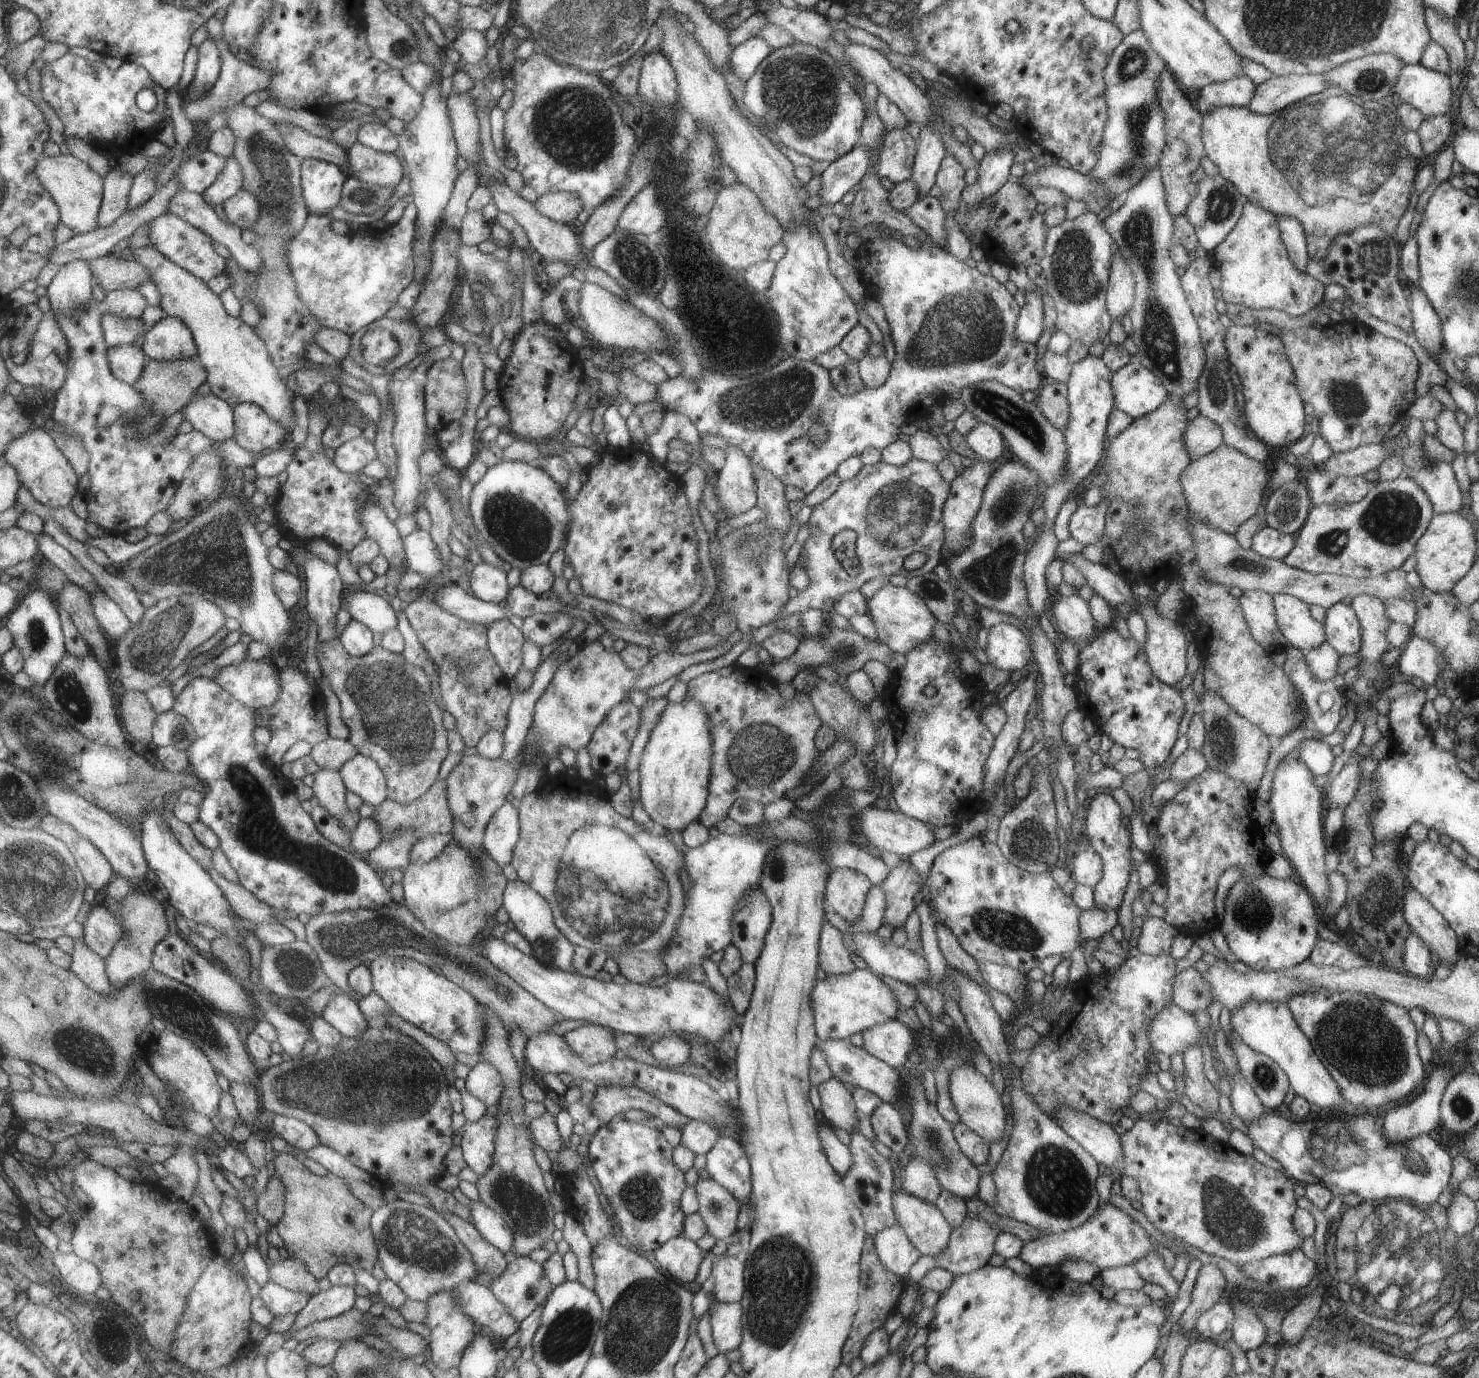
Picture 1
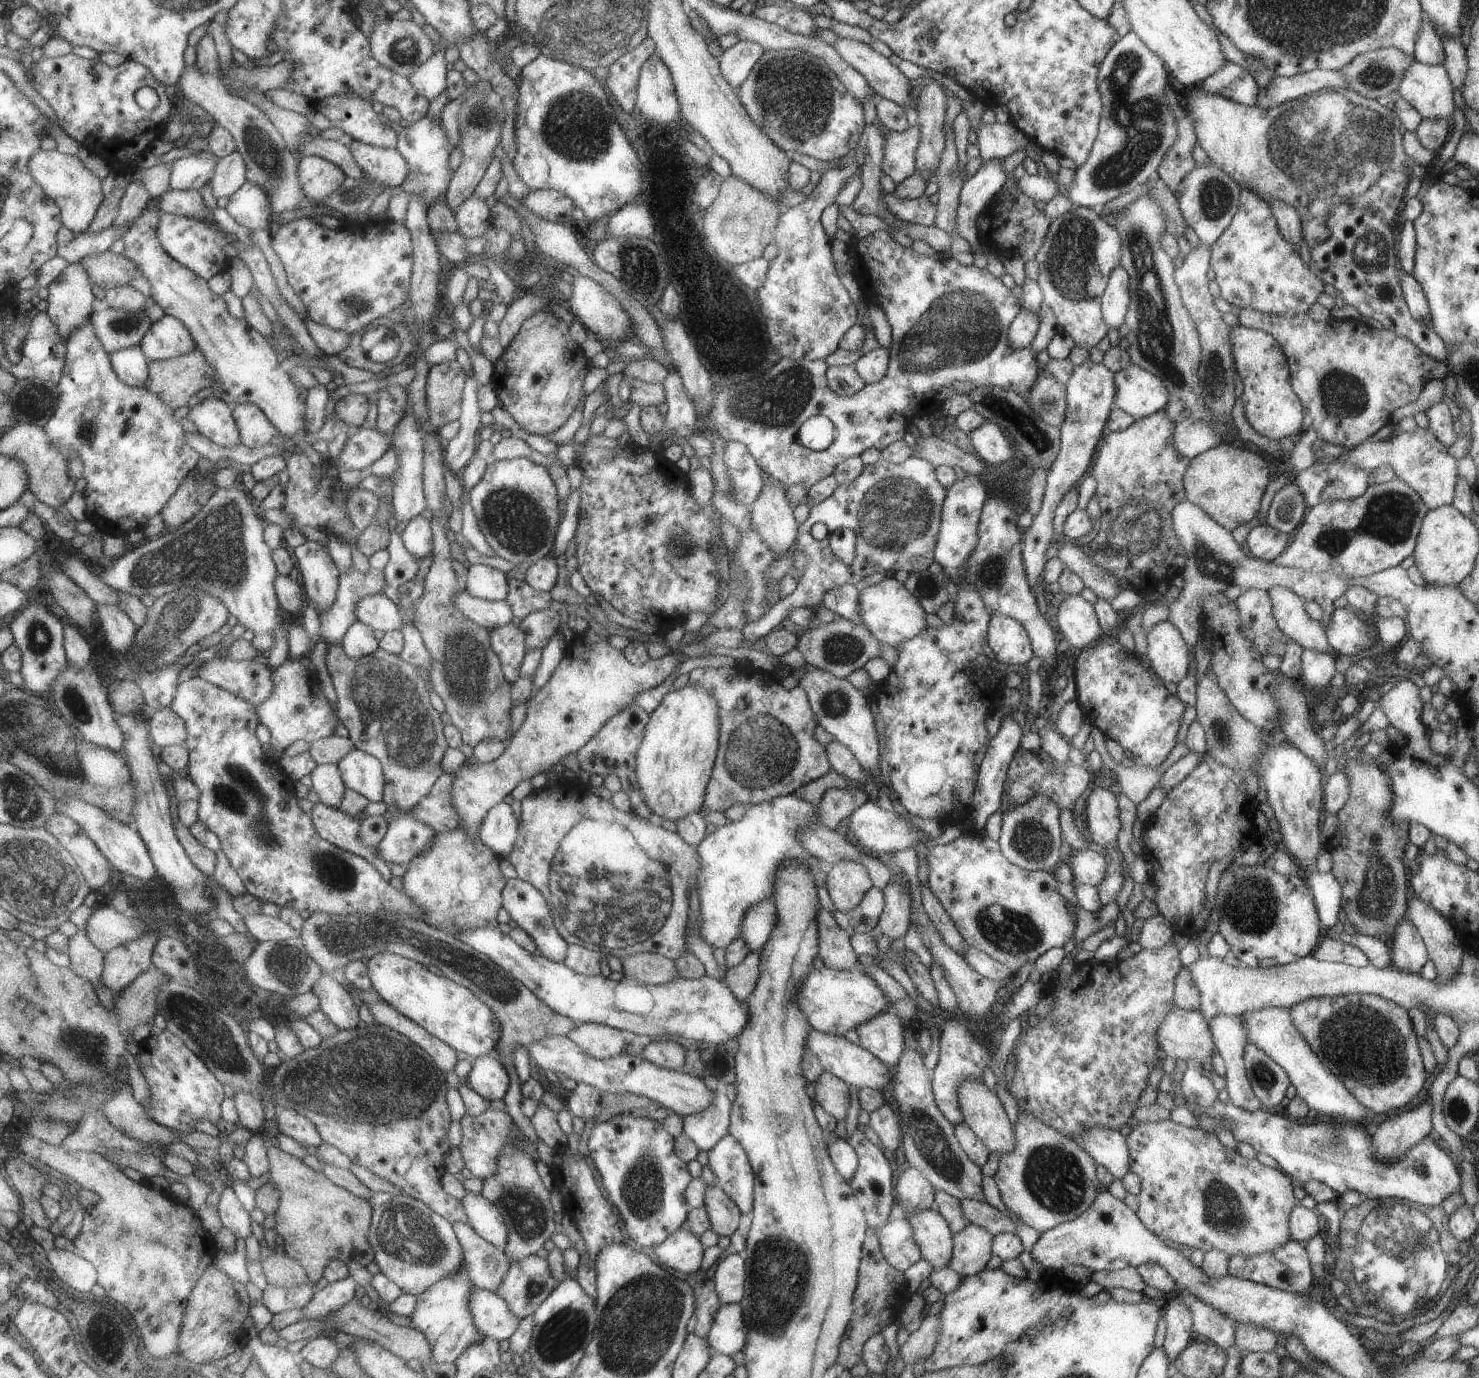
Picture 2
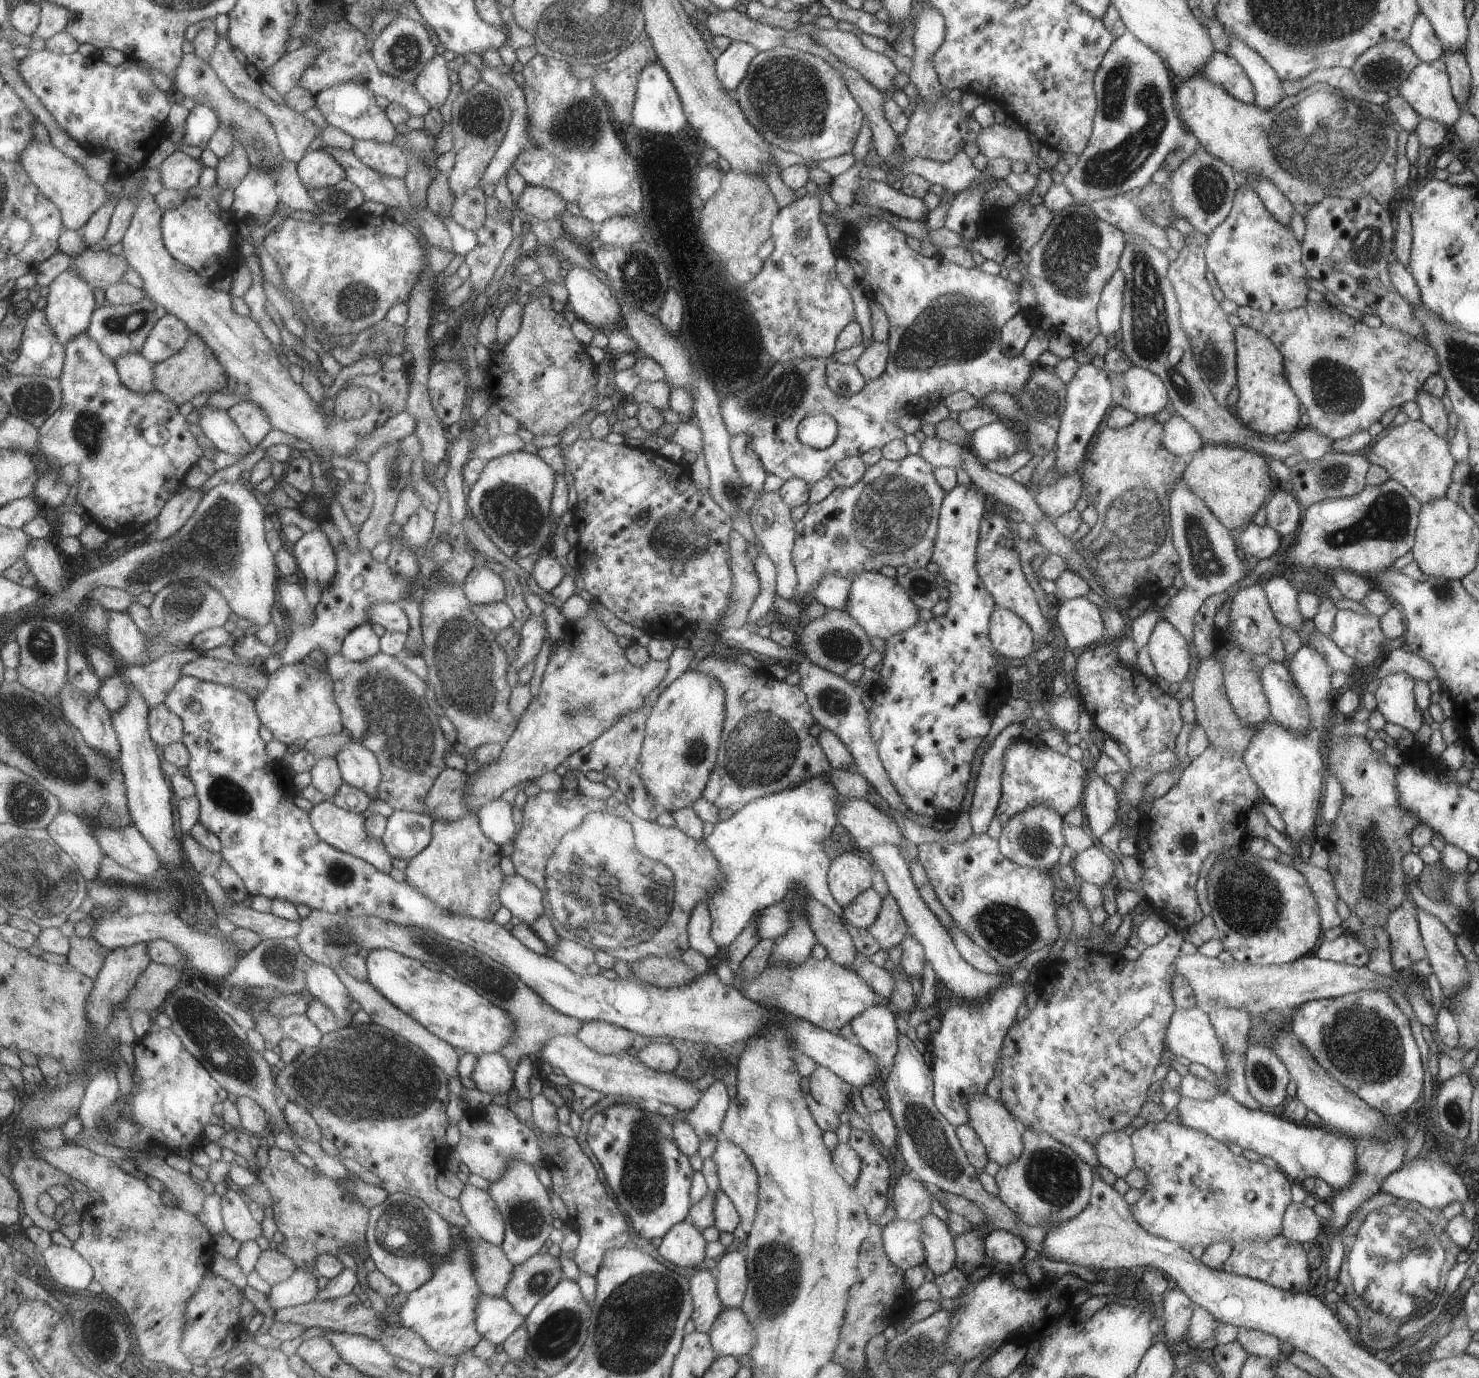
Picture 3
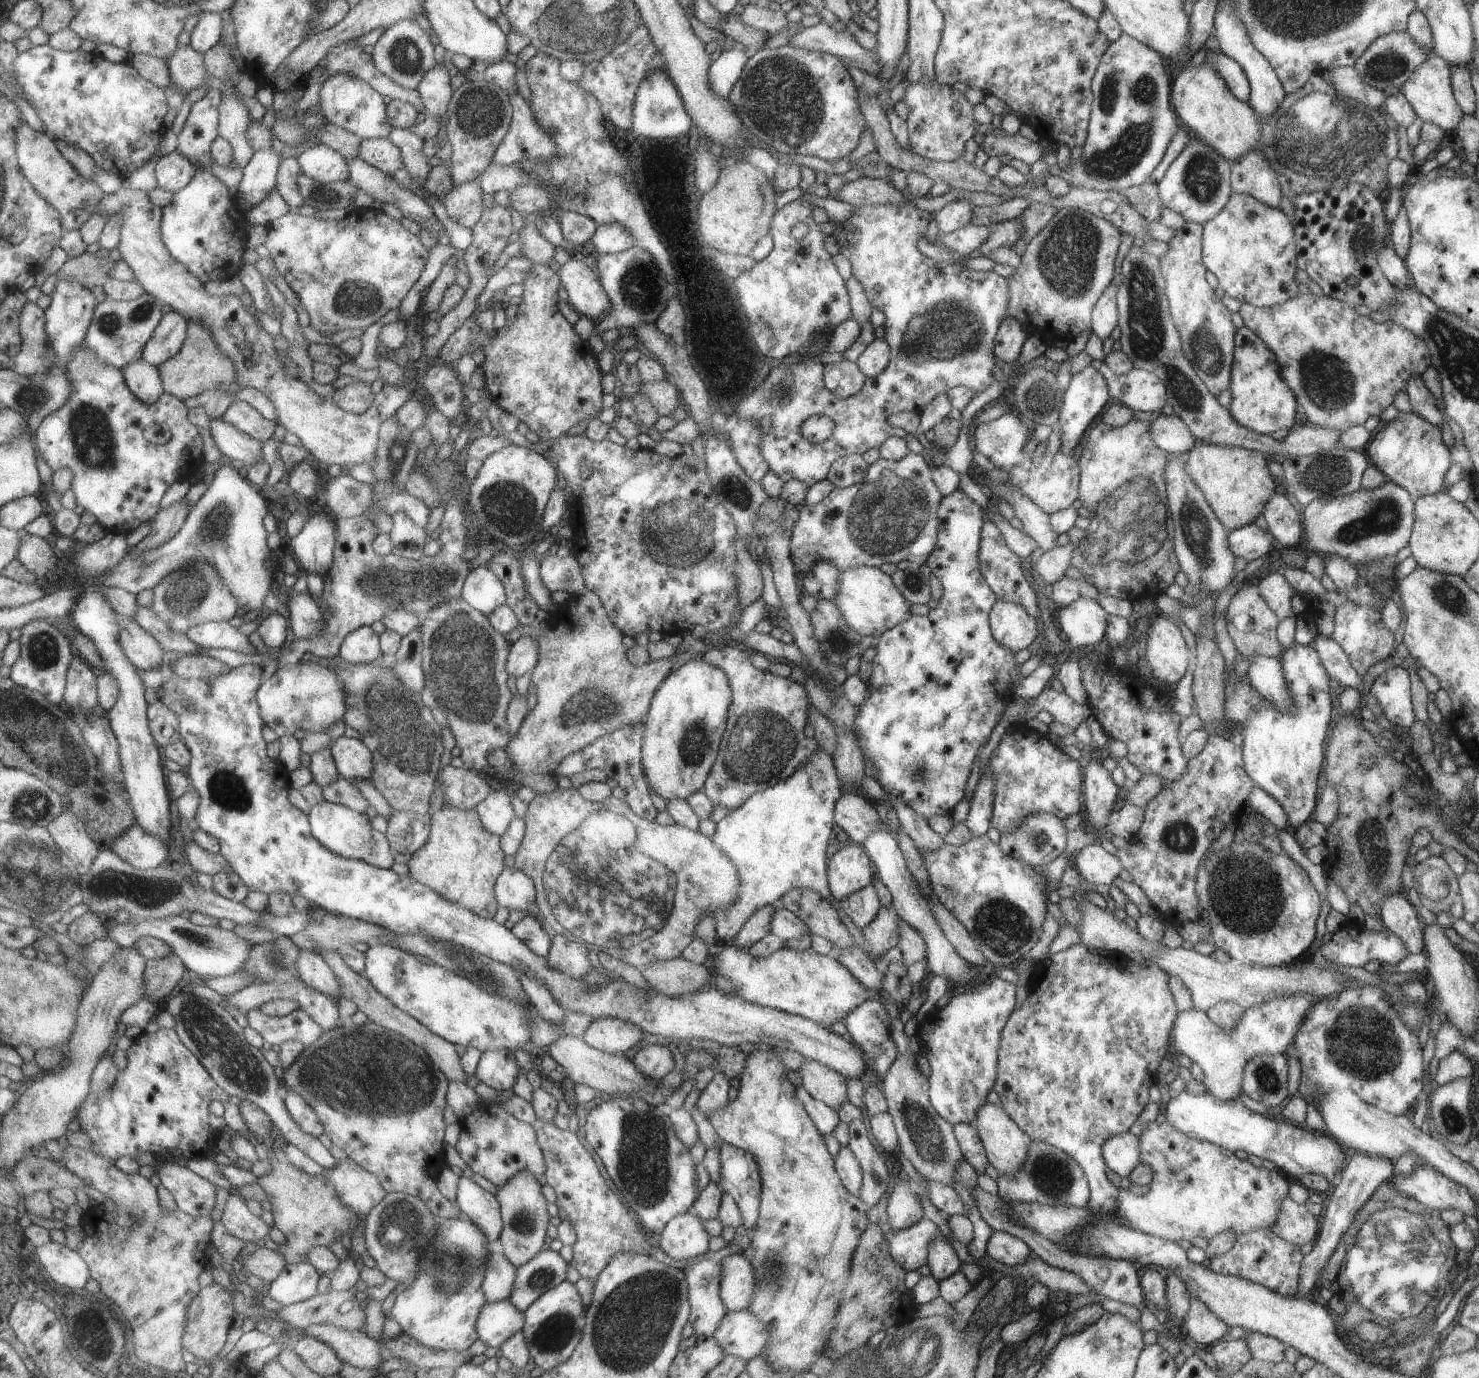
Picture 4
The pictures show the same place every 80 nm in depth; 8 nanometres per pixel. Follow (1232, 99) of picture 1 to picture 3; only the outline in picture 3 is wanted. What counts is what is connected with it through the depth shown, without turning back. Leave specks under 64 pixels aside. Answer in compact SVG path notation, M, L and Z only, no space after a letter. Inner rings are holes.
M1214 52L1203 66L1202 74L1209 82L1217 82L1229 96L1253 105L1253 88L1241 66L1225 53Z

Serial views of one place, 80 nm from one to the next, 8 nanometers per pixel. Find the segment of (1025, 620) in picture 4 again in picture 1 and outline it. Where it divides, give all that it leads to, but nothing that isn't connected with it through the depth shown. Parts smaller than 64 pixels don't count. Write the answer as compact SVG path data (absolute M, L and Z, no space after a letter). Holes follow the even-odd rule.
M999 622L987 630L987 647L984 652L988 664L998 671L1021 670L1032 657L1025 634L1009 622Z

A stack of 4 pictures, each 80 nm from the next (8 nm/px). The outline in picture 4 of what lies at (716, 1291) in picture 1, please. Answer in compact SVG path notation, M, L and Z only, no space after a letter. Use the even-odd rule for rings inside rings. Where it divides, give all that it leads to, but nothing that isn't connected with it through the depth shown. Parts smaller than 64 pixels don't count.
M729 1253L725 1258L718 1259L721 1264L719 1297L723 1306L729 1312L748 1310L755 1288L751 1262L741 1253Z

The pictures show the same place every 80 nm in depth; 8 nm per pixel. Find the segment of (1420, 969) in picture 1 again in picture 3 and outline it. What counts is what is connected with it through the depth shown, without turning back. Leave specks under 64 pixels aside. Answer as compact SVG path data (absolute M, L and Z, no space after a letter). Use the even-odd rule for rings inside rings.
M1410 903L1391 910L1385 920L1391 948L1390 958L1399 973L1408 973L1417 960L1426 958L1426 951Z

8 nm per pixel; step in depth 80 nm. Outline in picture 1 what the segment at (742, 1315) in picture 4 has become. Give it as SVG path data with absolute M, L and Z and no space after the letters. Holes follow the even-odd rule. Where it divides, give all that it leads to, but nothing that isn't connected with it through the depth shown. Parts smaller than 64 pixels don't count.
M715 1301L709 1310L710 1334L717 1353L725 1354L741 1345L742 1307L739 1301Z

